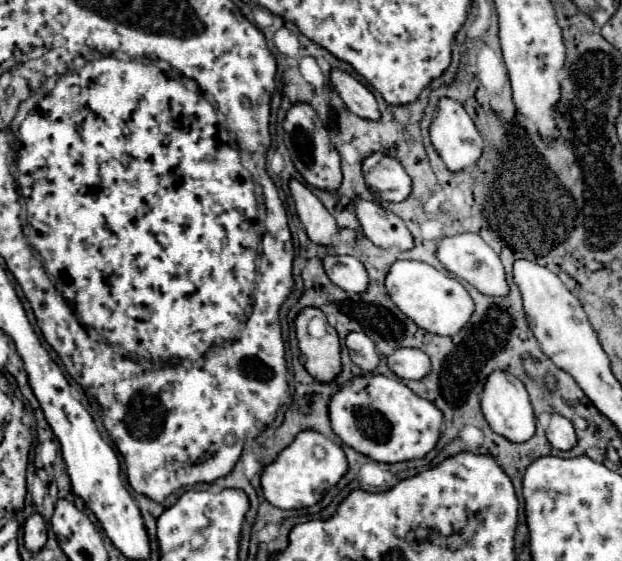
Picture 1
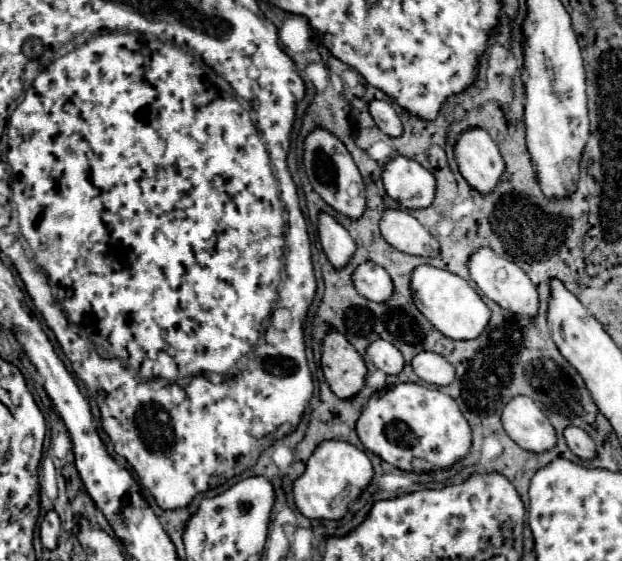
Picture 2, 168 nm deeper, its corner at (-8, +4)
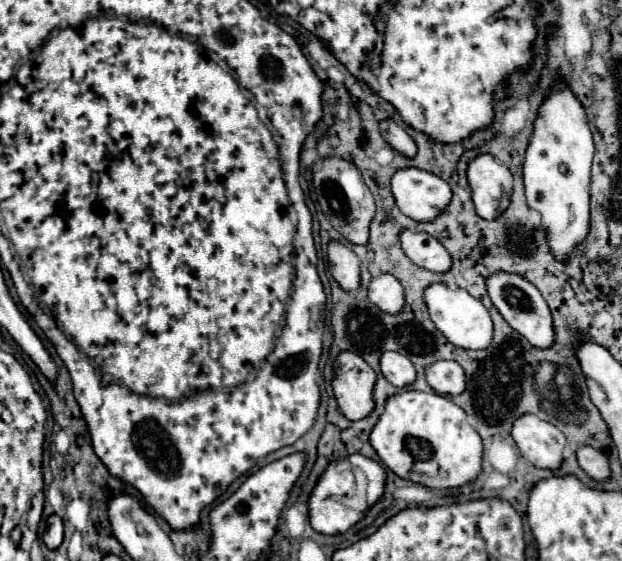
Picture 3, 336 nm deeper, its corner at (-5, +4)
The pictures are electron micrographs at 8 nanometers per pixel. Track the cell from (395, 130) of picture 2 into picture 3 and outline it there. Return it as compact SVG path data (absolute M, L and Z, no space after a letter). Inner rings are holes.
M391 118L381 120L379 130L381 130L381 136L383 136L397 152L401 152L401 154L405 154L405 156L415 156L417 146L415 146L413 138L411 138L397 122L393 122Z

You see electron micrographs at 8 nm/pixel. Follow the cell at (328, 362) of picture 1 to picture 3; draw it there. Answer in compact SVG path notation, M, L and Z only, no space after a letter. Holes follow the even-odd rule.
M339 352L333 364L333 392L337 404L341 404L341 412L349 420L361 420L367 412L373 410L373 386L375 372L365 364L361 356L355 352Z

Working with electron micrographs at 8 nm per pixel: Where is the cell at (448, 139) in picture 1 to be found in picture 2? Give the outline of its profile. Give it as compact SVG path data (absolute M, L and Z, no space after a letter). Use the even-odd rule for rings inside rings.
M472 128L458 138L456 160L466 182L482 194L494 192L506 168L496 142L480 128Z

